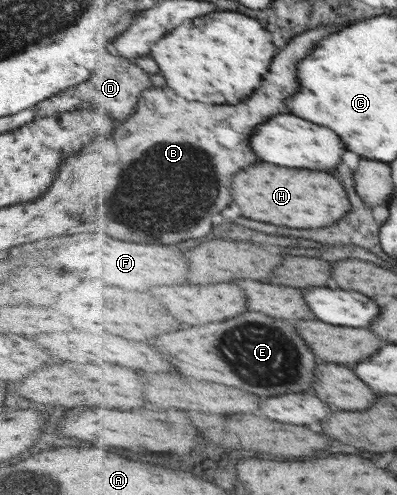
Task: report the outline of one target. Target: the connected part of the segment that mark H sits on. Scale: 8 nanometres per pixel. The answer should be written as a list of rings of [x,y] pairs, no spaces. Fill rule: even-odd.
[[[255,163],[249,169],[237,173],[233,177],[233,199],[241,207],[243,217],[293,229],[327,227],[339,221],[351,209],[347,191],[343,193],[343,185],[337,177],[321,171],[289,169],[269,163]],[[305,181],[311,185],[311,193]]]

